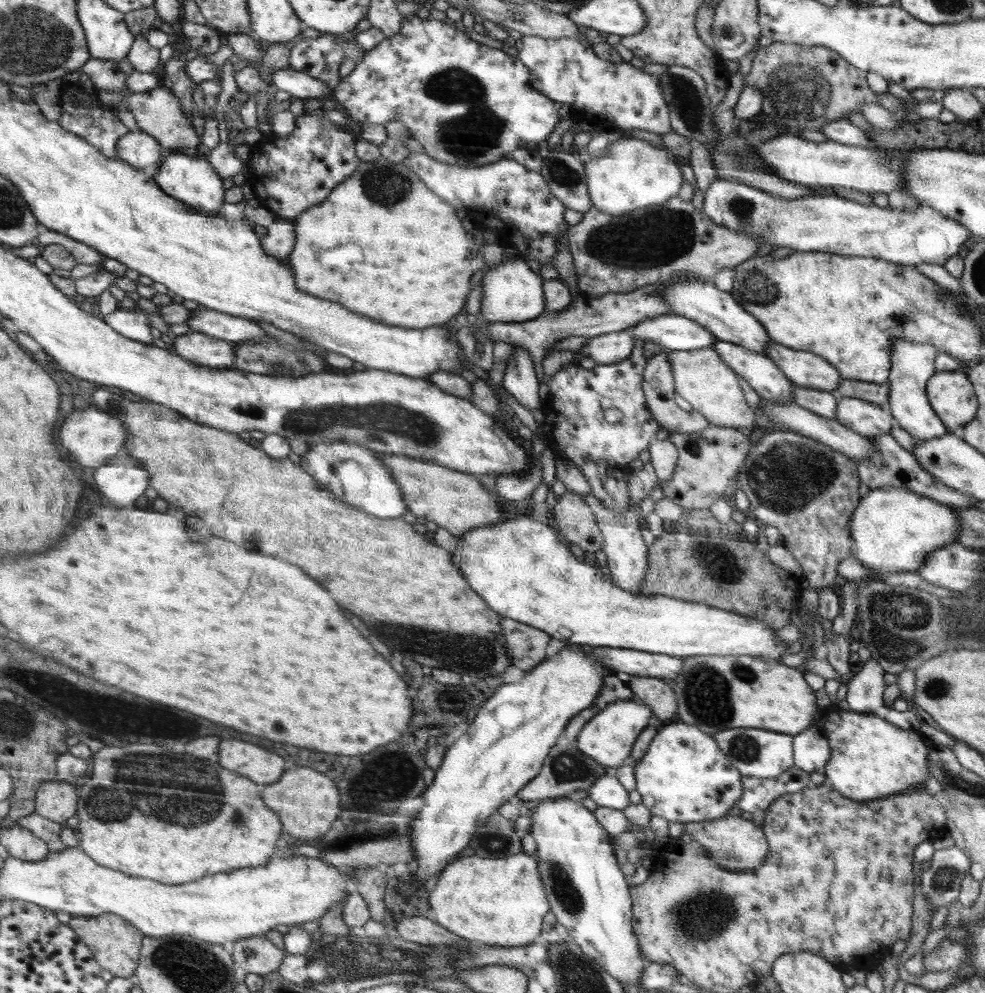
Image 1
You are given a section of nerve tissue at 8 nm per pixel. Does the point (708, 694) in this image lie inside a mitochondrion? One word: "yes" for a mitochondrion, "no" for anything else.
yes

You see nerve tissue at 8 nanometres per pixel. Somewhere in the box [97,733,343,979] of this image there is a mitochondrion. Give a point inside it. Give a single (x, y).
(174, 827)

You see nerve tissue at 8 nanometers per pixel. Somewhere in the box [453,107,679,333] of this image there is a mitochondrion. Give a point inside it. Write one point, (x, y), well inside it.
(561, 172)

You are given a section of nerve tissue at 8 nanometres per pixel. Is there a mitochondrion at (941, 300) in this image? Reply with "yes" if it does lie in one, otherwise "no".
yes

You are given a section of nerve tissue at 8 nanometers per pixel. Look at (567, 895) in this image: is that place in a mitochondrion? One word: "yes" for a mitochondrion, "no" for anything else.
yes

